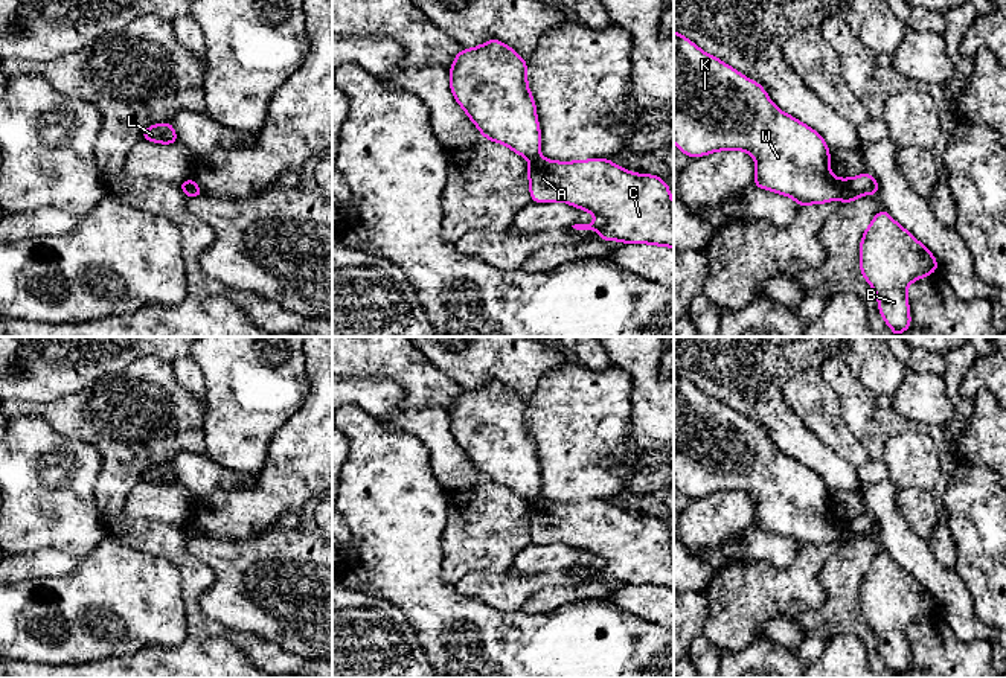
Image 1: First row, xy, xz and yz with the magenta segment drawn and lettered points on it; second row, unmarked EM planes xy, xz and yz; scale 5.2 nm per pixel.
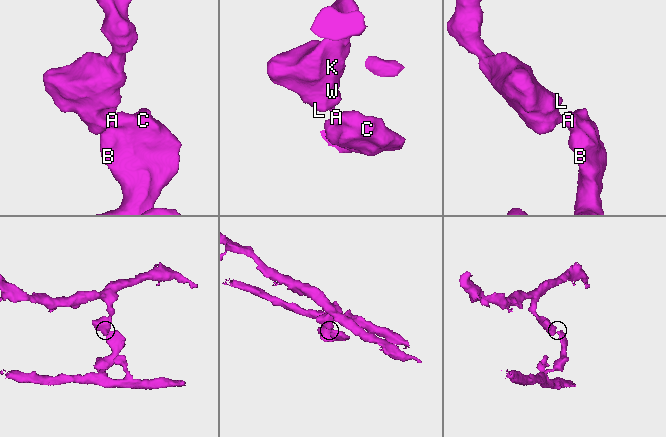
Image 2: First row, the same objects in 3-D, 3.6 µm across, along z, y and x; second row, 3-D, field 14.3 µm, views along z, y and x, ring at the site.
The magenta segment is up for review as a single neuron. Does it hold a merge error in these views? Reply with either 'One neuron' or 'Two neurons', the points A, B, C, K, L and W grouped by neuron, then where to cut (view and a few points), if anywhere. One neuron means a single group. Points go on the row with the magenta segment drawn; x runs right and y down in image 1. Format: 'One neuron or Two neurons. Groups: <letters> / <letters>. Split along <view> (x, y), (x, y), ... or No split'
Two neurons. Groups: A B C / K L W. Split along yz (834, 179), (837, 198)

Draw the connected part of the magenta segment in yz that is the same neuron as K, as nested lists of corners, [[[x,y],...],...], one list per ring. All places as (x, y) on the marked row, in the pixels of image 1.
[[[674,30],[674,143],[687,157],[747,151],[756,160],[753,186],[797,201],[799,207],[837,200],[831,151],[811,126],[779,110],[765,88]]]

